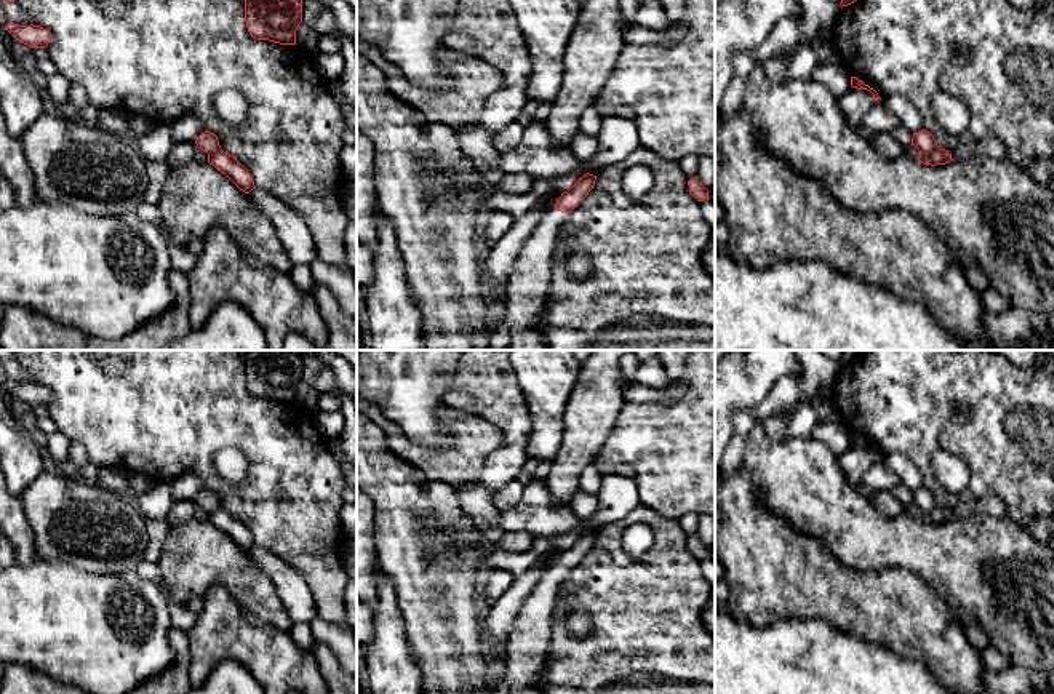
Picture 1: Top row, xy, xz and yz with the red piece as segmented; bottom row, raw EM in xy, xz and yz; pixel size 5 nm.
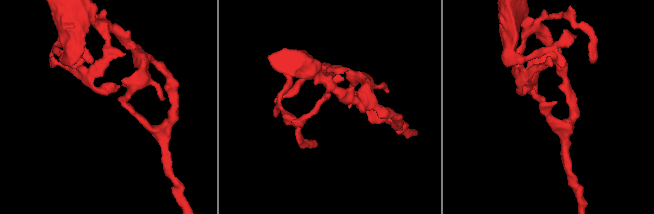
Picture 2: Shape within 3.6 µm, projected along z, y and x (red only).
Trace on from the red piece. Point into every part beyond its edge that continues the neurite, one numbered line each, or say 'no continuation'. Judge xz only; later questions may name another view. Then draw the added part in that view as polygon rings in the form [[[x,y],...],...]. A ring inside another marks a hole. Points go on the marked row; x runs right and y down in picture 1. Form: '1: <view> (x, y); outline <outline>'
1: xz (530, 275); outline [[[555,206],[545,213],[528,240],[521,245],[507,283],[505,320],[517,328],[528,328],[545,309],[552,254],[558,243],[558,233],[569,213]]]

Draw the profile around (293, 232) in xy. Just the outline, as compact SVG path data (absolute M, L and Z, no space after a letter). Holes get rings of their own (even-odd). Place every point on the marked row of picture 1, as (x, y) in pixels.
M254 187L248 197L272 221L293 265L309 265L317 259L315 245L302 216L262 189Z

